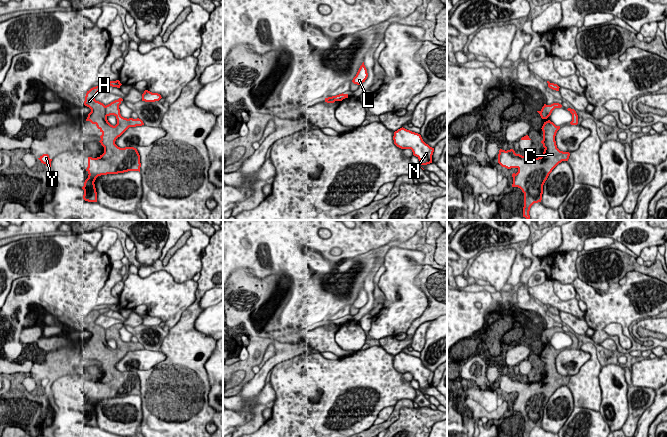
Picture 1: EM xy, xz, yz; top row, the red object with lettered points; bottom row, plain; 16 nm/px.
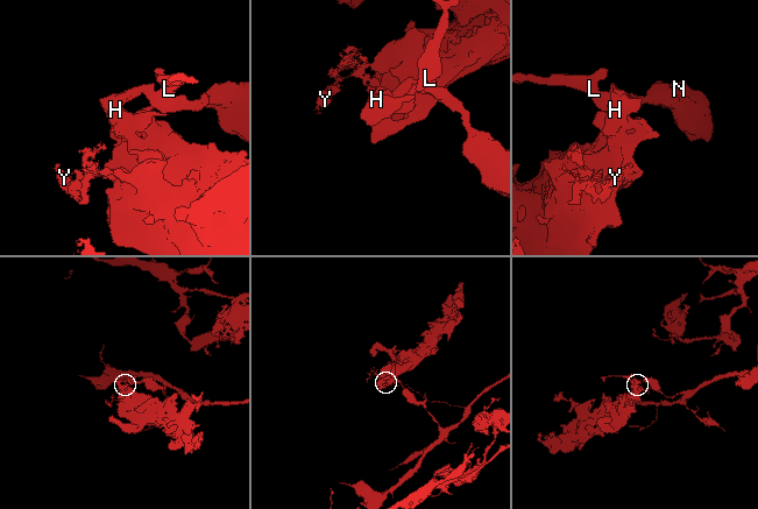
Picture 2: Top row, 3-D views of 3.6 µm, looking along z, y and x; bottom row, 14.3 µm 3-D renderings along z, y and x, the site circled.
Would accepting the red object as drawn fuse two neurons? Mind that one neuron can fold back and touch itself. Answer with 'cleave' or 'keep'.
cleave

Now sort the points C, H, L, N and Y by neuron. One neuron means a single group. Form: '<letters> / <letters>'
C H Y / L N

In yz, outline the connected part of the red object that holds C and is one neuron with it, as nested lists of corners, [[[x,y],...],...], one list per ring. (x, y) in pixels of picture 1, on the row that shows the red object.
[[[550,120],[542,126],[544,152],[541,157],[529,159],[516,154],[513,149],[499,150],[498,163],[507,169],[517,168],[518,172],[512,174],[512,187],[518,187],[524,193],[523,217],[530,219],[529,211],[534,203],[541,202],[543,185],[552,170],[562,161],[568,161],[570,153],[557,148],[555,136],[560,126]]]

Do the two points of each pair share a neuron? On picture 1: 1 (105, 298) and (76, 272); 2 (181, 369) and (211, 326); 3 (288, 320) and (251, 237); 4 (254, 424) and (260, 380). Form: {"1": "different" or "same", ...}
{"1": "different", "2": "different", "3": "same", "4": "different"}

